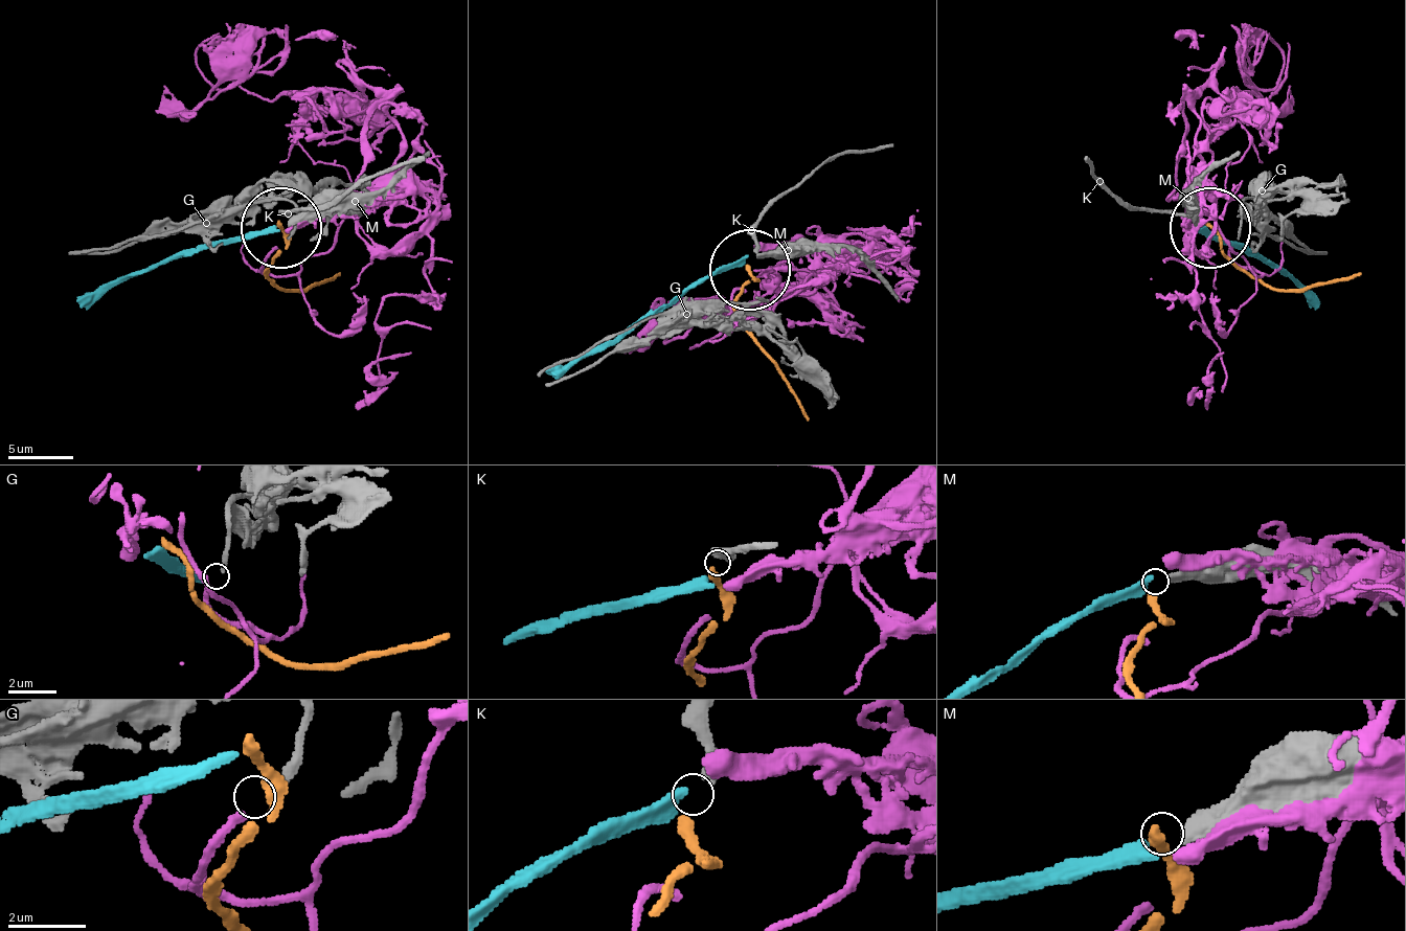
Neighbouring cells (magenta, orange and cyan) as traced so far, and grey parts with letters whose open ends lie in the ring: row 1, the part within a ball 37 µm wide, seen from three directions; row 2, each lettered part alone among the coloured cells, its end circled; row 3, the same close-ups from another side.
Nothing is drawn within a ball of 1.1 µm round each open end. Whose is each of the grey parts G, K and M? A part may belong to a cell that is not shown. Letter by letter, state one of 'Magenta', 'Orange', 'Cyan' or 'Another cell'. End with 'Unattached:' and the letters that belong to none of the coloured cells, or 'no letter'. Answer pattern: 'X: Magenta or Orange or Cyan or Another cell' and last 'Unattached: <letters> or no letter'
G: Magenta
K: Orange
M: Another cell
Unattached: M

